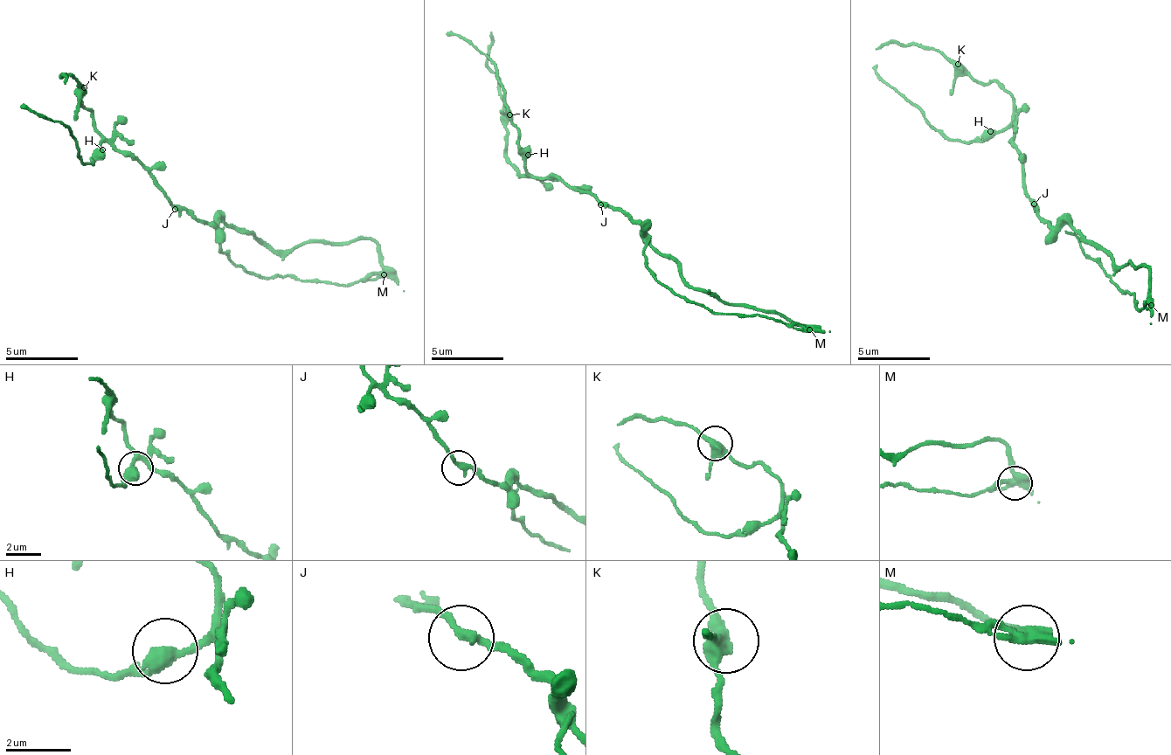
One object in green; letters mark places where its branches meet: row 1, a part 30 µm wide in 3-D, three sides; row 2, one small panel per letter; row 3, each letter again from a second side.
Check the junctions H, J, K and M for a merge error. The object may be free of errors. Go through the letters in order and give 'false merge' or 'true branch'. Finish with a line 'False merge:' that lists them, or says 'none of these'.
H: true branch
J: true branch
K: true branch
M: false merge
False merge: M

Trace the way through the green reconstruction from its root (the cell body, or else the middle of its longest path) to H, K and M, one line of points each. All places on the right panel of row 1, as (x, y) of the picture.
H: (1034, 201), (1022, 181), (1022, 157), (1015, 148), (1015, 132), (1008, 128), (990, 131)
K: (1034, 201), (1022, 181), (1022, 157), (1015, 148), (1012, 98), (994, 82), (976, 82), (958, 64)
M: (1034, 201), (1041, 218), (1070, 224), (1113, 266), (1120, 267), (1128, 261), (1146, 268), (1150, 273), (1150, 306)

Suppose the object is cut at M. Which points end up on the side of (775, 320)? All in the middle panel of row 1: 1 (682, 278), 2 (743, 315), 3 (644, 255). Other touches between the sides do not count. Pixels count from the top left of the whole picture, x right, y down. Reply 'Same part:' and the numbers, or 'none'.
Same part: 2, 3

